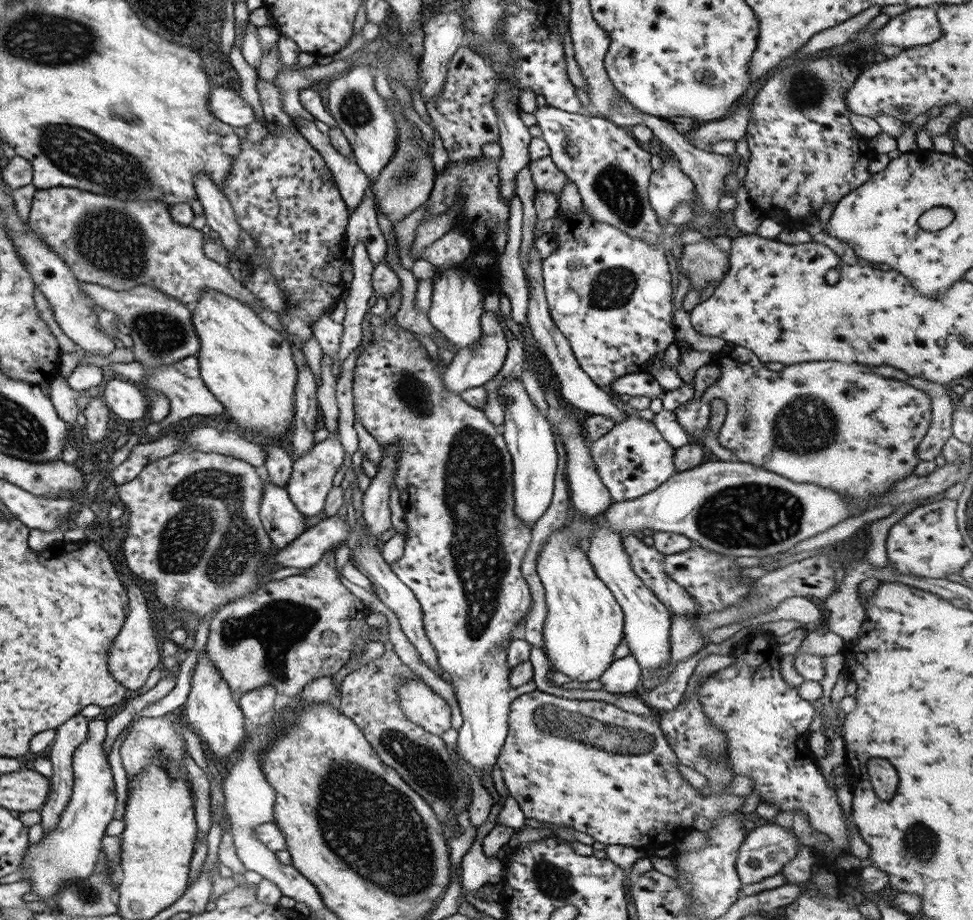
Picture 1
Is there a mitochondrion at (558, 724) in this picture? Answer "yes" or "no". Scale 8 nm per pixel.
yes

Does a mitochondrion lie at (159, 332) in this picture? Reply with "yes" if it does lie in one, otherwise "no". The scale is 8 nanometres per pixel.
yes

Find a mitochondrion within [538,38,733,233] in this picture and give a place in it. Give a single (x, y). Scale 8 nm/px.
(614, 185)

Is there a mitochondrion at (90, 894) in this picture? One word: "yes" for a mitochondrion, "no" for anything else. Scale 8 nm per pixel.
yes

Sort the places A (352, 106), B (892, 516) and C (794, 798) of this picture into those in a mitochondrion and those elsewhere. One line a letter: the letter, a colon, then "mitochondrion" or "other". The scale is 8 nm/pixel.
A: mitochondrion
B: other
C: other

